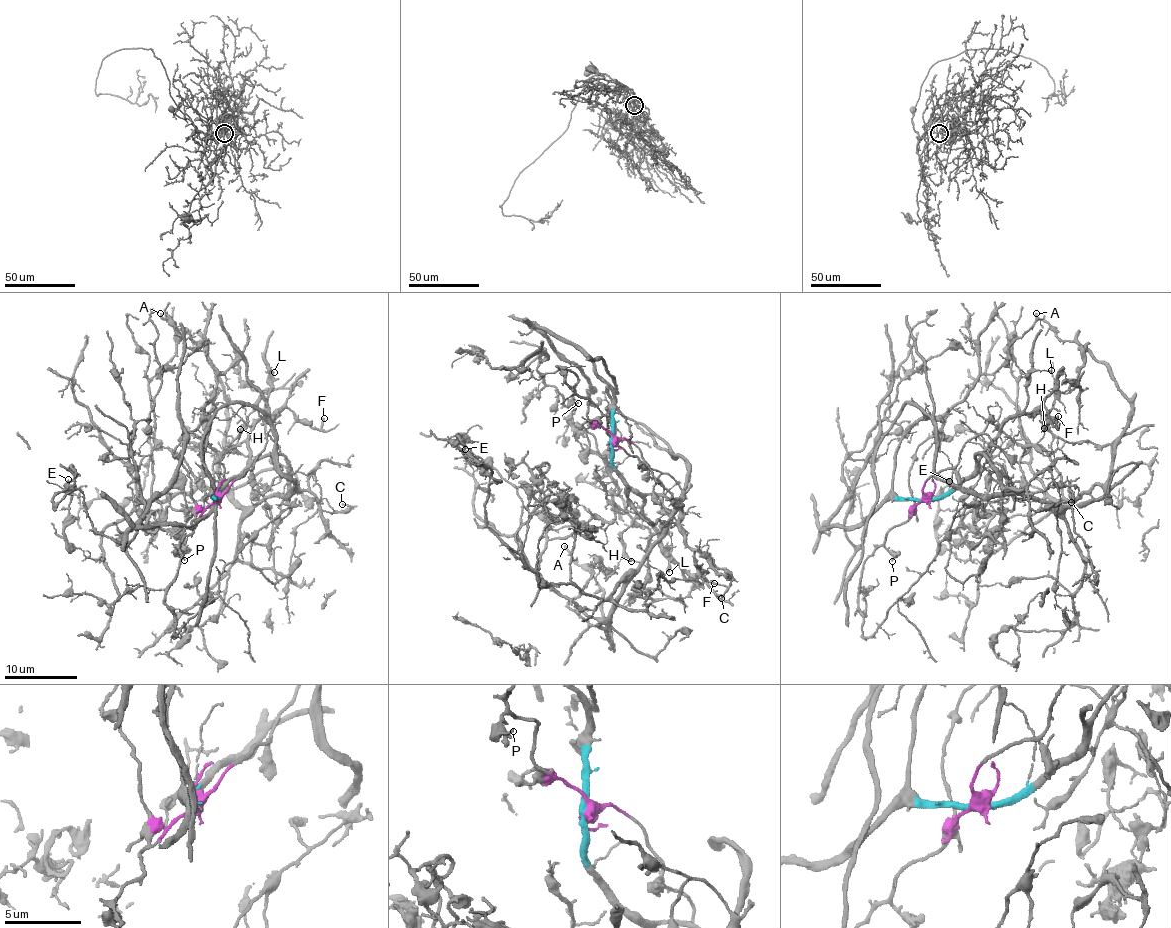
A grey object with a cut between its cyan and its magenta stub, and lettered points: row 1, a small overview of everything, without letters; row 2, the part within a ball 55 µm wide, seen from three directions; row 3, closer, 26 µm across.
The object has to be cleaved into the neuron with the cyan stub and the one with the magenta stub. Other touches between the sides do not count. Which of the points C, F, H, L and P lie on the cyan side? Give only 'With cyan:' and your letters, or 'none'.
With cyan: C, F, H, L

